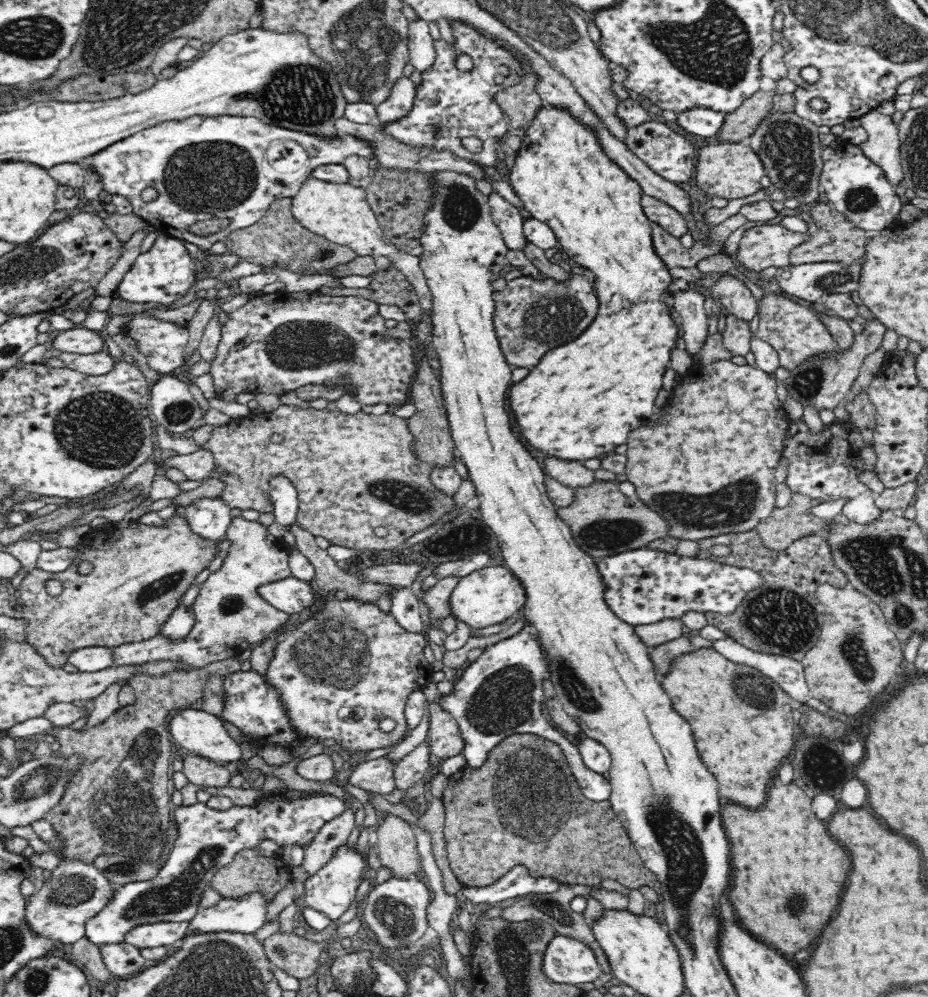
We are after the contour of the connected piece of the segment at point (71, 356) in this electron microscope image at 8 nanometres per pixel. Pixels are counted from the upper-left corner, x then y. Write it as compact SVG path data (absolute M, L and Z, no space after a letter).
M60 351L57 357L64 362L66 368L90 376L100 376L110 372L115 367L116 359L108 351L92 354L78 354Z

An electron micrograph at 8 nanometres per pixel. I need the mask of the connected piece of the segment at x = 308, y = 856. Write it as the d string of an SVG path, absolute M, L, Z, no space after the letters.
M352 809L347 810L334 820L330 820L304 849L304 860L300 866L309 874L314 874L332 860L338 846L346 844L348 836L355 827L355 814Z

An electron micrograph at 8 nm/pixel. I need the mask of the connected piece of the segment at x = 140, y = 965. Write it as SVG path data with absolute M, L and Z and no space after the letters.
M125 940L118 944L104 944L101 955L112 981L128 978L147 968L140 949Z

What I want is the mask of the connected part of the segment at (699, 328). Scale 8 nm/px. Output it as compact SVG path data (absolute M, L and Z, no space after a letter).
M686 290L684 292L672 292L672 308L679 317L681 337L684 342L684 353L686 357L697 356L708 339L708 315L704 310L705 298L695 290Z

